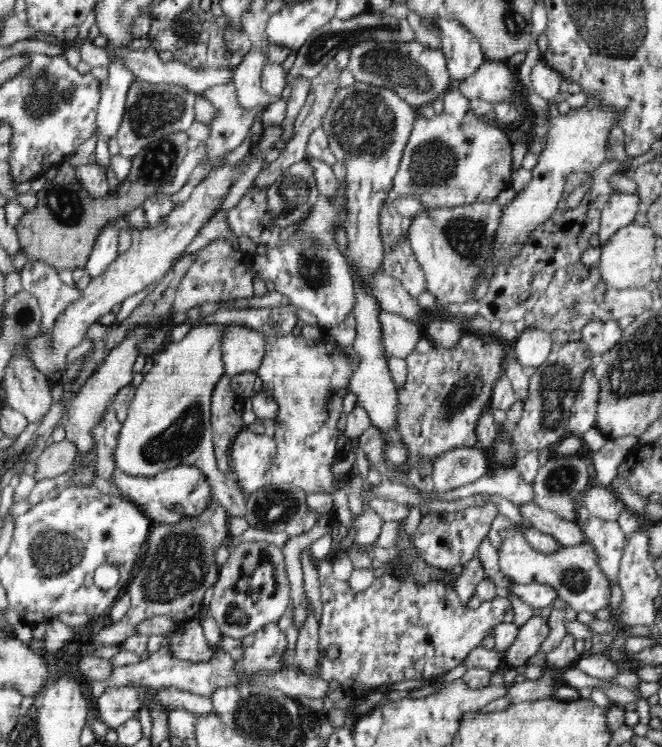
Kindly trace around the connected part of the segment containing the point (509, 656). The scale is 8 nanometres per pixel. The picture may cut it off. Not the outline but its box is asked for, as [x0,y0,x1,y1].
[505,613,550,668]

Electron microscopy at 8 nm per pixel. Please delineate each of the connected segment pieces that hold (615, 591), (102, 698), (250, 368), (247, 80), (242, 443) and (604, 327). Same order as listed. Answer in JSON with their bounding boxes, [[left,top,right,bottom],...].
[[581,516,628,631],[96,686,148,729],[219,325,264,378],[233,52,272,110],[229,428,277,496],[580,321,622,355]]

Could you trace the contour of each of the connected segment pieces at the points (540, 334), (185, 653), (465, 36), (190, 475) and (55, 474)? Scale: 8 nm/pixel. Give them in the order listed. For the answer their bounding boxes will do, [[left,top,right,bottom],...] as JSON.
[[512,326,555,367],[164,617,214,664],[433,12,488,81],[111,466,213,524],[33,438,77,483]]

